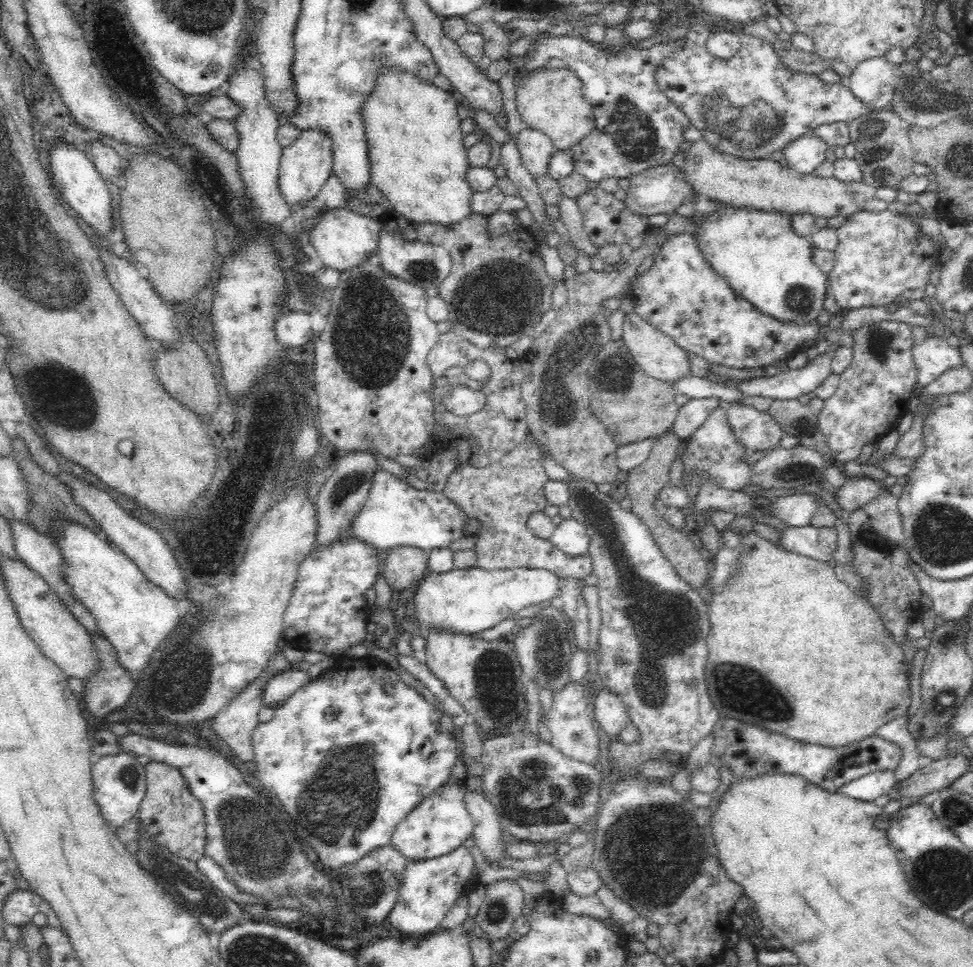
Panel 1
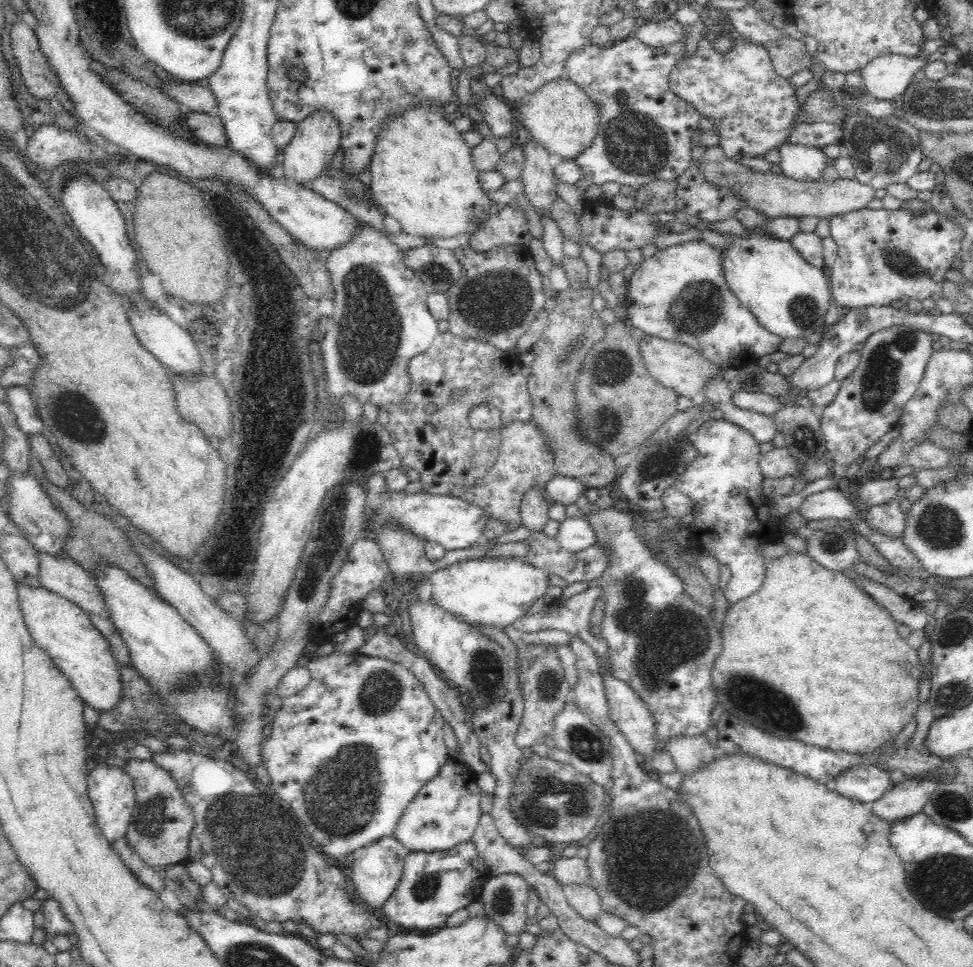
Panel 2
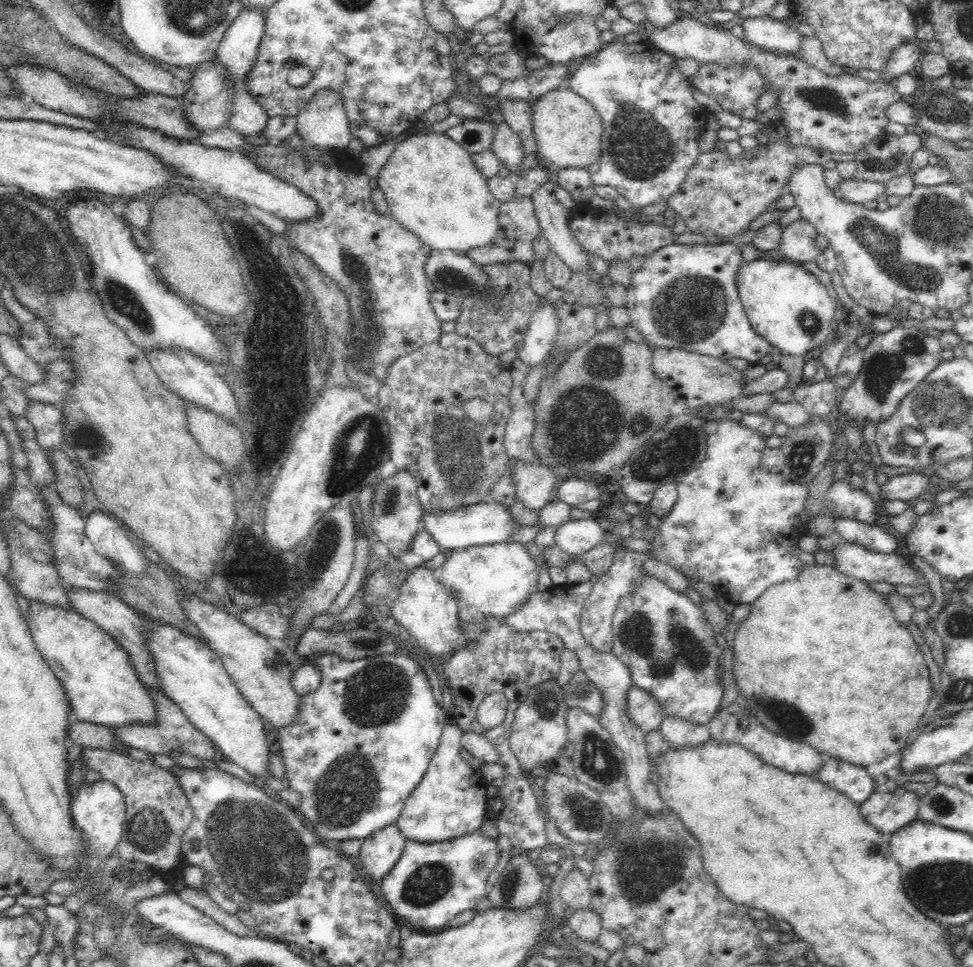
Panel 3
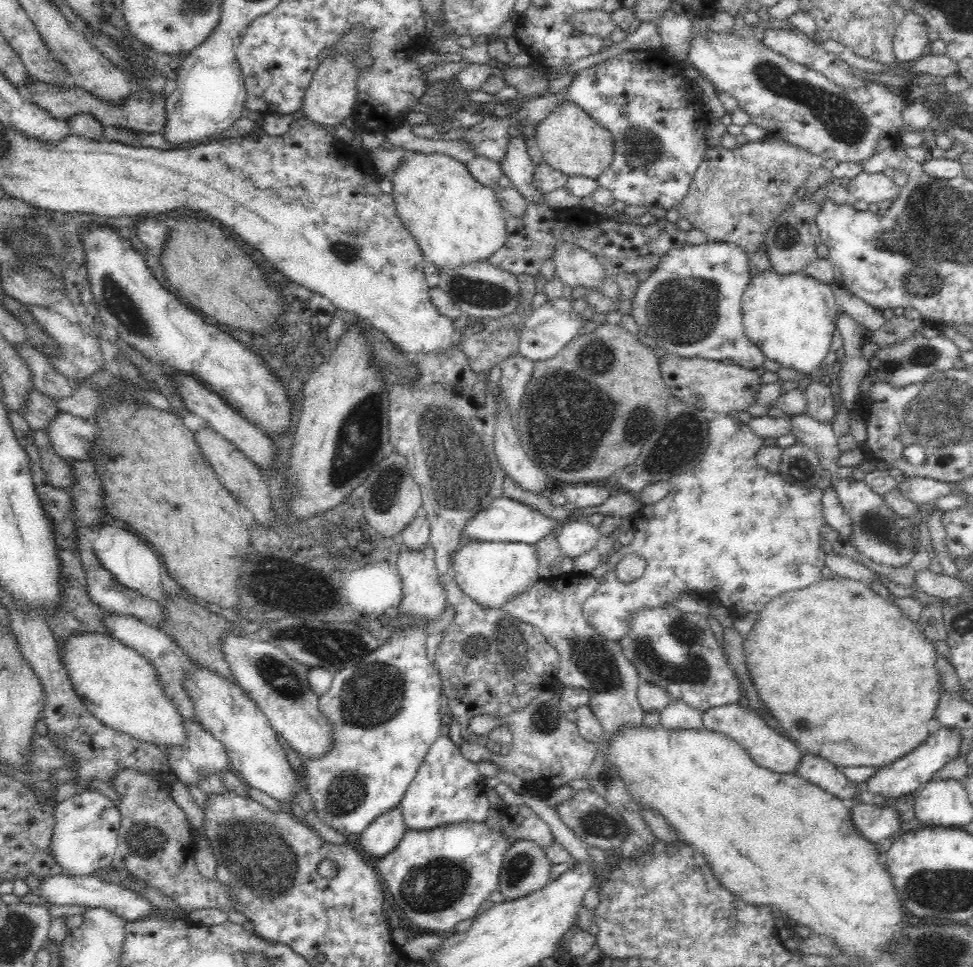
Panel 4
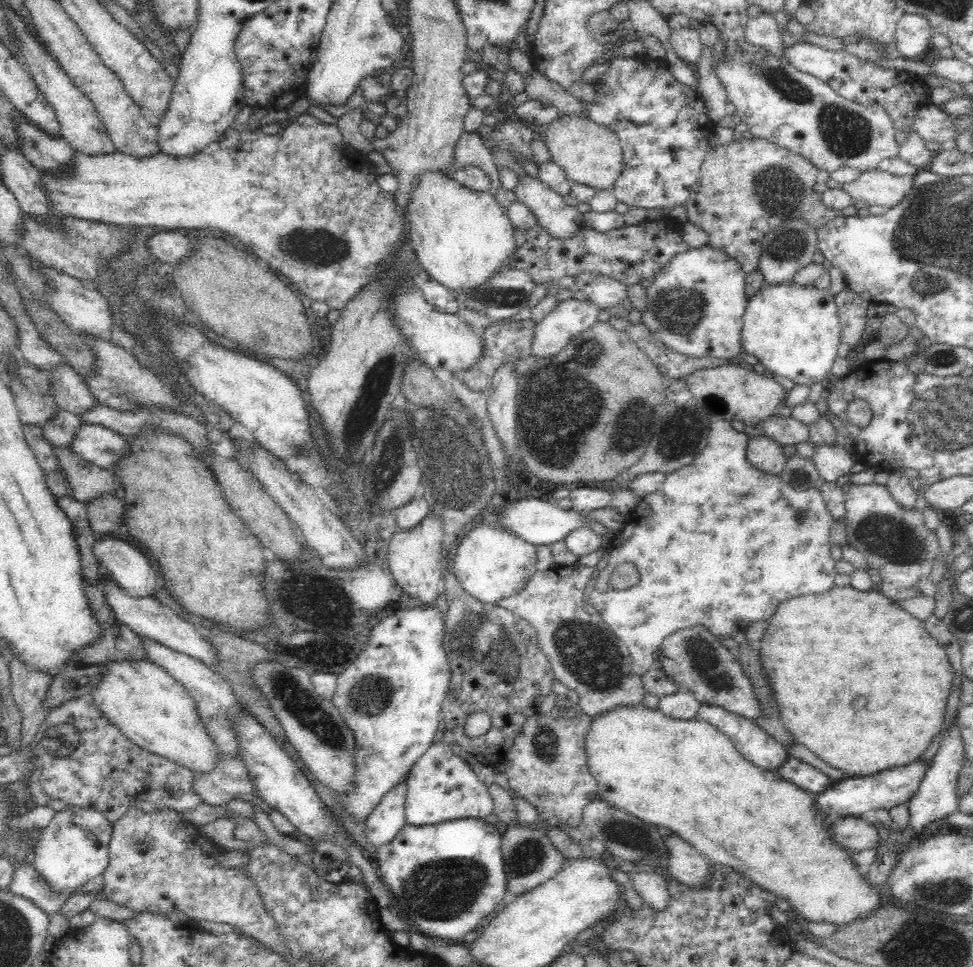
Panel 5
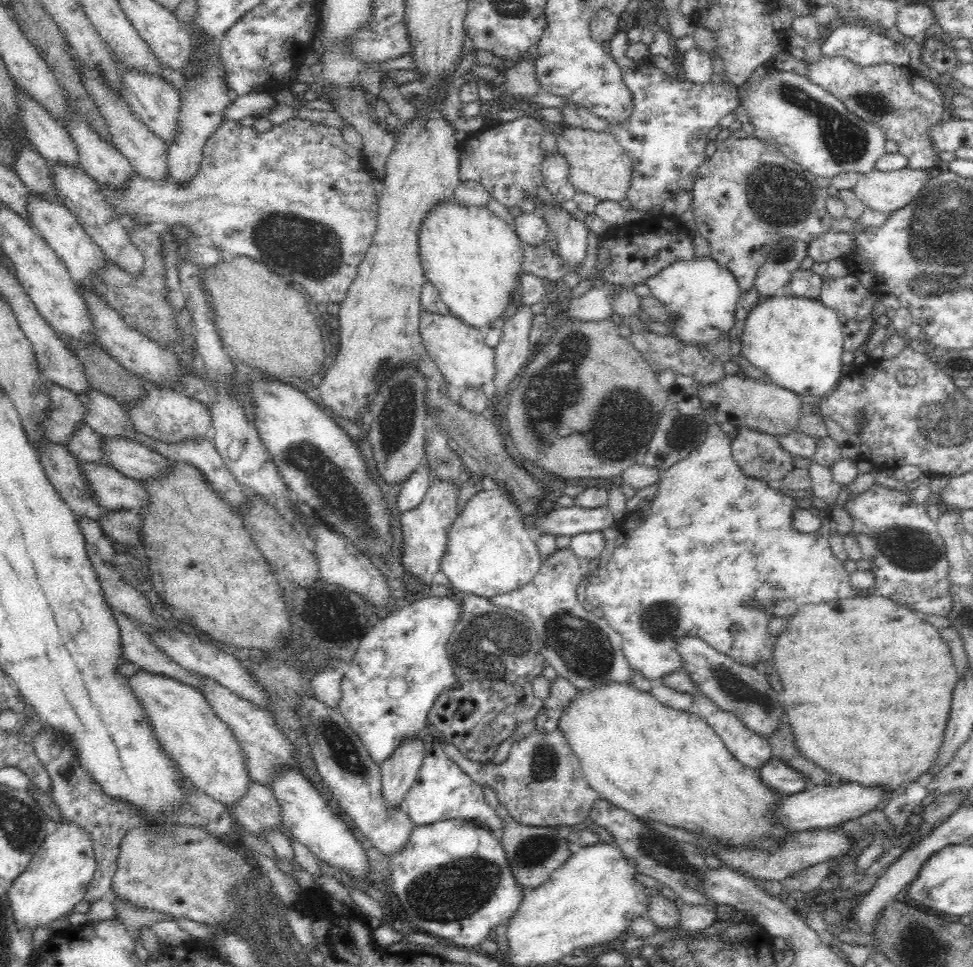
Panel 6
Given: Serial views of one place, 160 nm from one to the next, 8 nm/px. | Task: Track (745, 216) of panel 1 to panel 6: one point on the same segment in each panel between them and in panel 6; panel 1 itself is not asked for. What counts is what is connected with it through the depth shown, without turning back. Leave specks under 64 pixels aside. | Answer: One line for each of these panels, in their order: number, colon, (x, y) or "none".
2: (789, 297)
3: (787, 306)
4: (792, 318)
5: (794, 331)
6: (797, 343)

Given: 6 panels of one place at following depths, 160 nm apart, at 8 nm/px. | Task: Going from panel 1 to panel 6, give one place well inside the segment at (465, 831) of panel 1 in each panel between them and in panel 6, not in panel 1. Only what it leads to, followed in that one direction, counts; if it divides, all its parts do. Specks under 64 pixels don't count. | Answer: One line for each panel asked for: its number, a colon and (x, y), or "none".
2: (445, 812)
3: (451, 800)
4: (447, 788)
5: (441, 786)
6: (442, 791)

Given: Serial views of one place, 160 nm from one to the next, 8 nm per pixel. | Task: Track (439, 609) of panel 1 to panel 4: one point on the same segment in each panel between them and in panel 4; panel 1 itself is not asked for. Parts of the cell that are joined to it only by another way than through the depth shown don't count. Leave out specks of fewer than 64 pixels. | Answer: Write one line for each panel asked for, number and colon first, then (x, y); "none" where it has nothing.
2: (492, 591)
3: (494, 580)
4: (490, 573)

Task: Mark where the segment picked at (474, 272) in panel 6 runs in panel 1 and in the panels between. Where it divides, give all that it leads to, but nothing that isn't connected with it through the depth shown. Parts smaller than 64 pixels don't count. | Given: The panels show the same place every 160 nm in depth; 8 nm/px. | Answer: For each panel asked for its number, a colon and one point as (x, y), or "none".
1: (417, 157)
2: (423, 175)
3: (433, 189)
4: (456, 221)
5: (461, 238)

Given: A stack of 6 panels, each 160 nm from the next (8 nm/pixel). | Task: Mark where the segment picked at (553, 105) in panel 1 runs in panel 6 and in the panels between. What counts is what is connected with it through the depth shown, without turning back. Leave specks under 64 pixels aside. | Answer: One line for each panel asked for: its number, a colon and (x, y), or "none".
2: (560, 117)
3: (568, 132)
4: (571, 141)
5: (589, 154)
6: (598, 166)

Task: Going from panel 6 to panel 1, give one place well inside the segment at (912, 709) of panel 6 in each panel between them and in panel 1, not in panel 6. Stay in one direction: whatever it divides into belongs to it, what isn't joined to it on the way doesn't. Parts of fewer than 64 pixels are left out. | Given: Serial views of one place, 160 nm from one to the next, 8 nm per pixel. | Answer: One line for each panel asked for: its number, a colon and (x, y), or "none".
1: (786, 622)
2: (812, 657)
3: (822, 659)
4: (851, 679)
5: (861, 720)

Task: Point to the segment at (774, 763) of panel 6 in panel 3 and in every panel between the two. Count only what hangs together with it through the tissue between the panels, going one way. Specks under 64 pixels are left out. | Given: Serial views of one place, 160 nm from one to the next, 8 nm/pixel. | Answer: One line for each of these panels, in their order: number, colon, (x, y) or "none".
3: (853, 781)
4: (814, 769)
5: (803, 775)

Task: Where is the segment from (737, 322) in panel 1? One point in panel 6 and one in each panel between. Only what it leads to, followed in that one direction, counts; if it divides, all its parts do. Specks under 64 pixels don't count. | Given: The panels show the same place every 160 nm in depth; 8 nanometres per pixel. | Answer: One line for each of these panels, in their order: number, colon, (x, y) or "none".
2: (680, 294)
3: (684, 296)
4: (690, 304)
5: (695, 304)
6: (701, 295)

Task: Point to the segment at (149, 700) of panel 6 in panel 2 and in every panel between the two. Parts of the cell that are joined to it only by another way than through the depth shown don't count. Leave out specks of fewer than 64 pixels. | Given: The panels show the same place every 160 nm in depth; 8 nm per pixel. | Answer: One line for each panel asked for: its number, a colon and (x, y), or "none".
2: (60, 628)
3: (102, 686)
4: (119, 686)
5: (156, 712)

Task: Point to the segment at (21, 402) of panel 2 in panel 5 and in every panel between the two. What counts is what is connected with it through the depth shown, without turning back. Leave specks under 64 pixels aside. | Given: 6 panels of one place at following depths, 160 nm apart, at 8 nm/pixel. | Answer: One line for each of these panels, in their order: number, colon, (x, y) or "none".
3: (48, 420)
4: (72, 438)
5: (95, 443)

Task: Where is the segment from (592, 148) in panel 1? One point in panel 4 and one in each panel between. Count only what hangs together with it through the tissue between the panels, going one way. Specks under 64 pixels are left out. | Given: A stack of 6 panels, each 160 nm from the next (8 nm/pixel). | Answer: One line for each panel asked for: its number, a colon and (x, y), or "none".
2: (645, 134)
3: (652, 124)
4: (658, 124)

